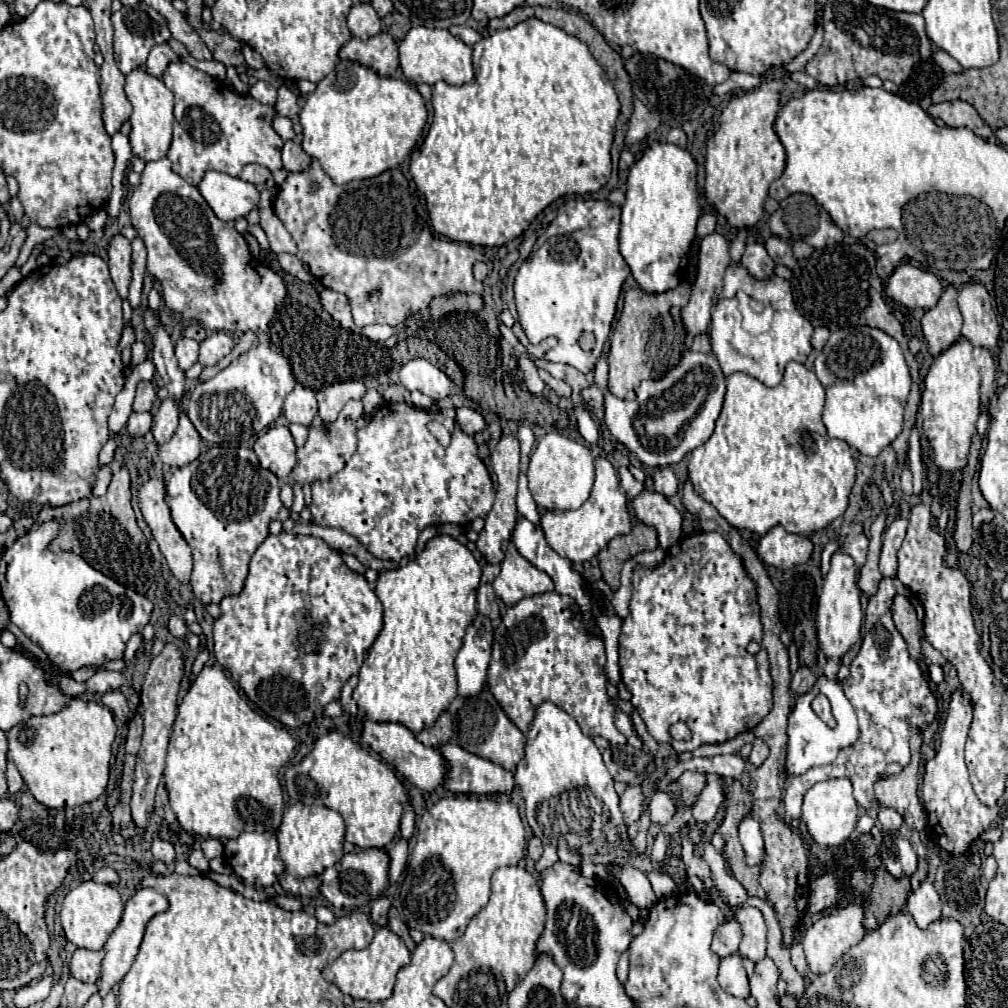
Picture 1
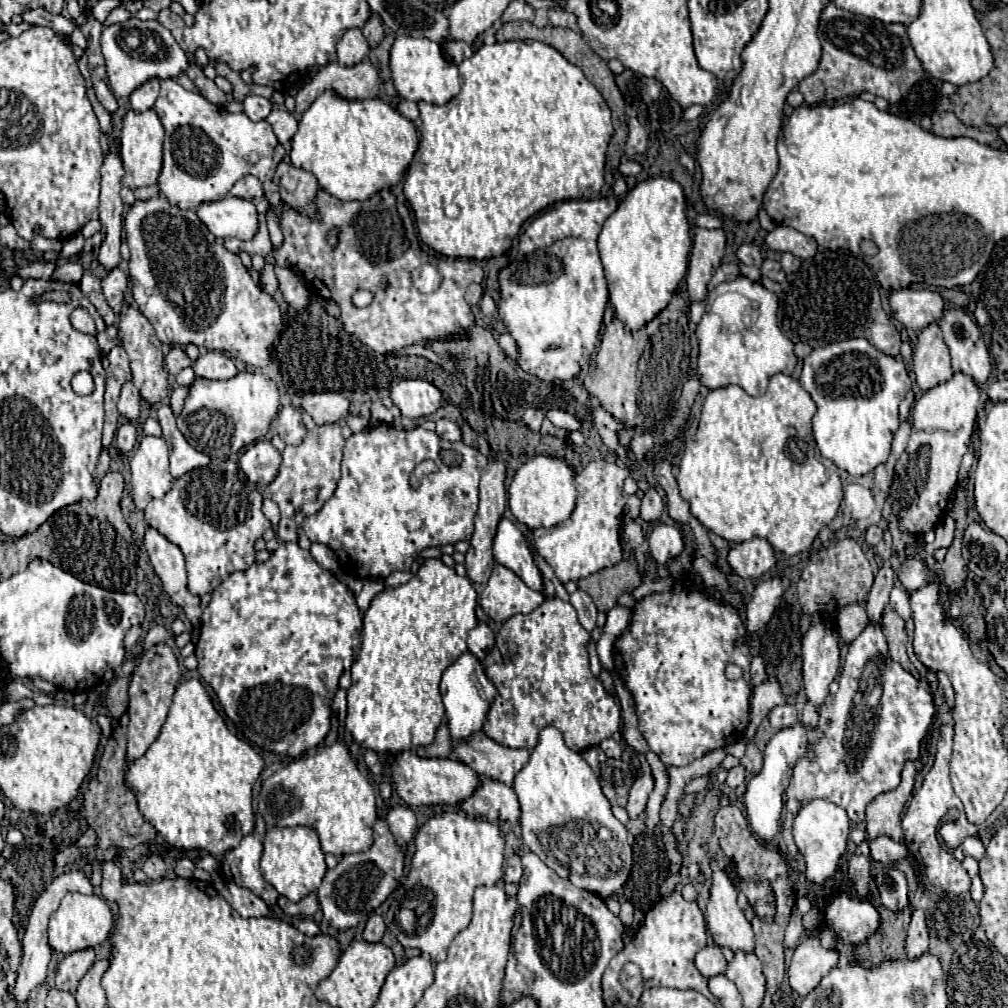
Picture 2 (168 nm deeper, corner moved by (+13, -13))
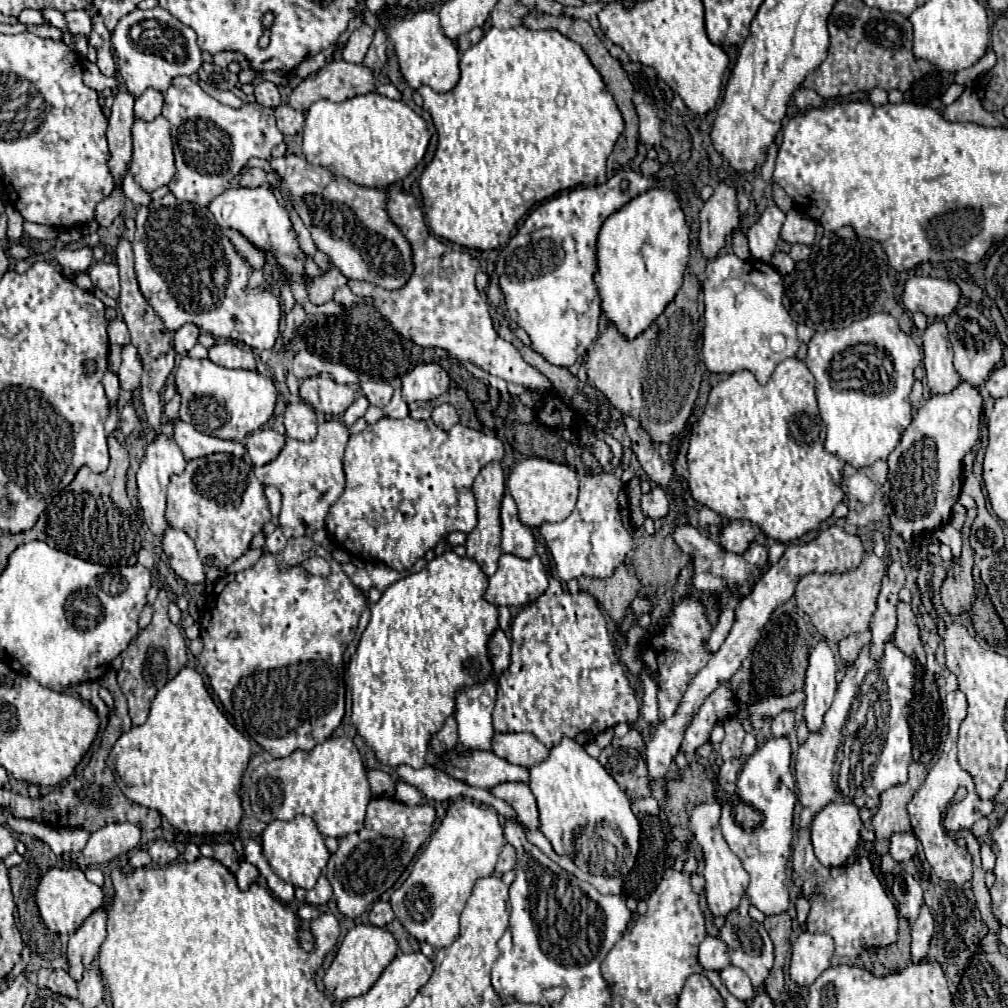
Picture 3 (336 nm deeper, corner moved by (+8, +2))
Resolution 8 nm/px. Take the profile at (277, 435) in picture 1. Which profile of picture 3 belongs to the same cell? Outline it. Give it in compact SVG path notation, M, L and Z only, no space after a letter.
M263 428L255 434L251 434L245 446L247 446L247 452L249 452L253 464L263 466L263 464L269 464L271 460L275 460L275 456L281 452L283 444L285 444L285 436L277 434L271 428Z

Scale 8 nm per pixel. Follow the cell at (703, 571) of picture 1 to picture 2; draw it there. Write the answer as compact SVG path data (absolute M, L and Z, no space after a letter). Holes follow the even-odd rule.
M686 583L678 589L678 591L670 591L670 593L660 593L660 595L650 595L642 601L638 601L632 609L632 623L628 625L628 629L616 639L614 643L614 671L624 679L624 683L628 685L630 693L634 695L634 701L636 701L636 713L638 713L638 719L640 719L640 733L644 735L644 739L648 741L650 749L666 763L666 765L688 765L692 763L694 759L700 759L704 757L708 751L714 751L714 749L720 749L720 747L728 747L736 741L740 741L744 737L744 731L748 727L748 715L750 715L750 697L752 697L752 687L750 687L750 661L752 661L752 655L750 655L750 645L748 643L740 643L740 645L734 645L738 639L742 639L744 635L744 623L738 615L738 611L732 607L732 605L720 605L718 601L714 601L712 597L708 597L704 591L700 589L694 589L694 587L688 587ZM726 665L738 665L742 667L742 677L732 681L724 675L726 671Z

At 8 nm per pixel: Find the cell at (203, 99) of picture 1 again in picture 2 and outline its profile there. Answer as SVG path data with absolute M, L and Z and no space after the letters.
M174 79L160 83L154 111L166 129L164 167L158 187L170 205L196 211L202 203L224 199L230 187L244 175L256 175L260 181L274 177L276 163L272 155L278 141L266 121L254 123L246 113L230 113L224 107L212 105L200 93L182 89Z

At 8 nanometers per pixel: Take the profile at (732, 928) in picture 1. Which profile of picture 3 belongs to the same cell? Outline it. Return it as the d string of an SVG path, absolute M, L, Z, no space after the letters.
M707 936L699 946L699 964L705 970L721 970L729 966L727 944L717 936Z

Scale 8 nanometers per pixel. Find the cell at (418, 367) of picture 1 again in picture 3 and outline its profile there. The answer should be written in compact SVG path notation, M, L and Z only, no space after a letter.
M419 364L411 372L403 376L403 400L411 402L427 402L447 392L449 376L439 364Z

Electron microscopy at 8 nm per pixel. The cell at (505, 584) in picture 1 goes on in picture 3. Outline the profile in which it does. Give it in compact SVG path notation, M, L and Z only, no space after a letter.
M501 554L497 572L489 578L485 600L495 606L525 606L547 590L547 572L539 556L531 560Z

